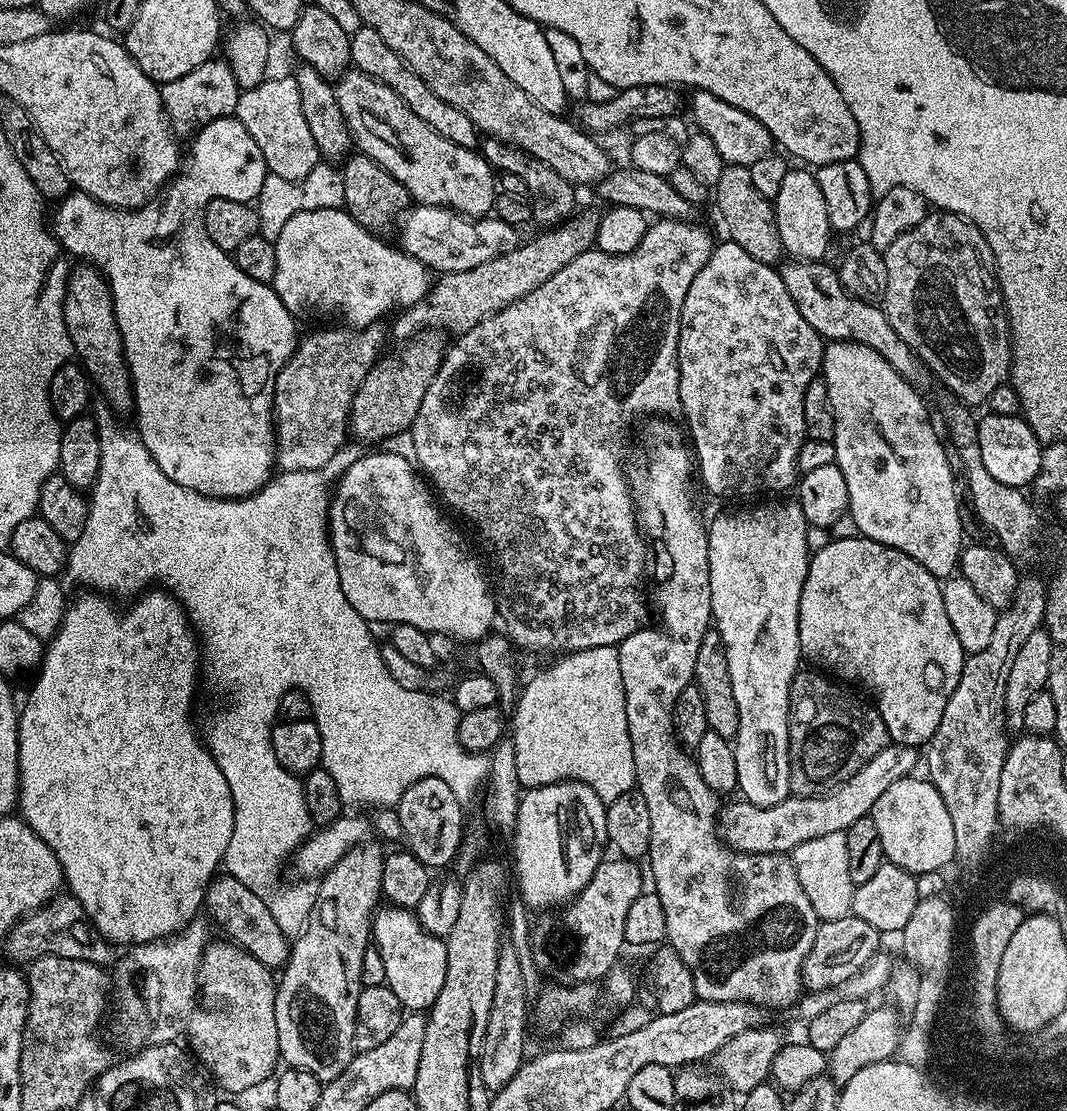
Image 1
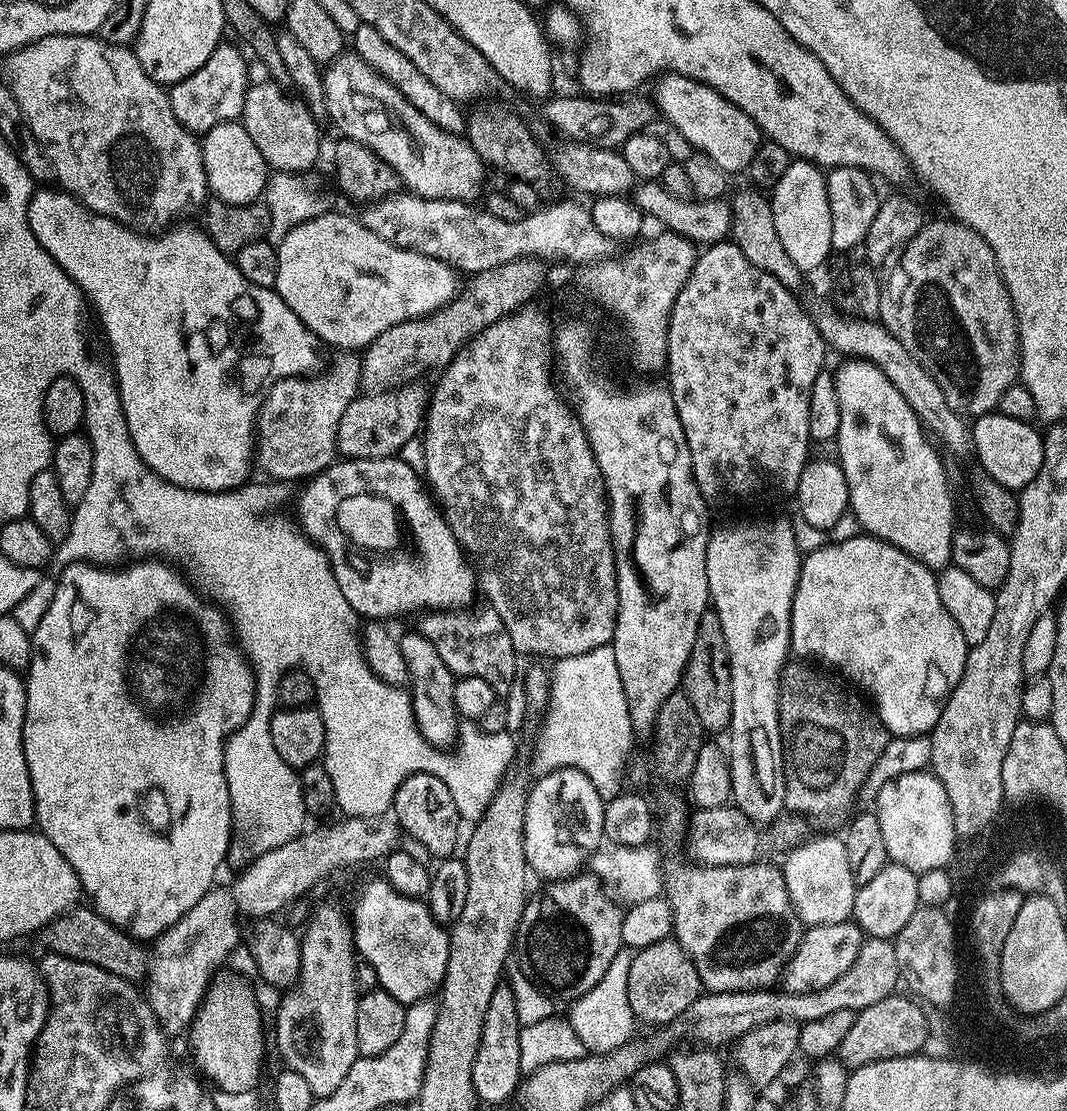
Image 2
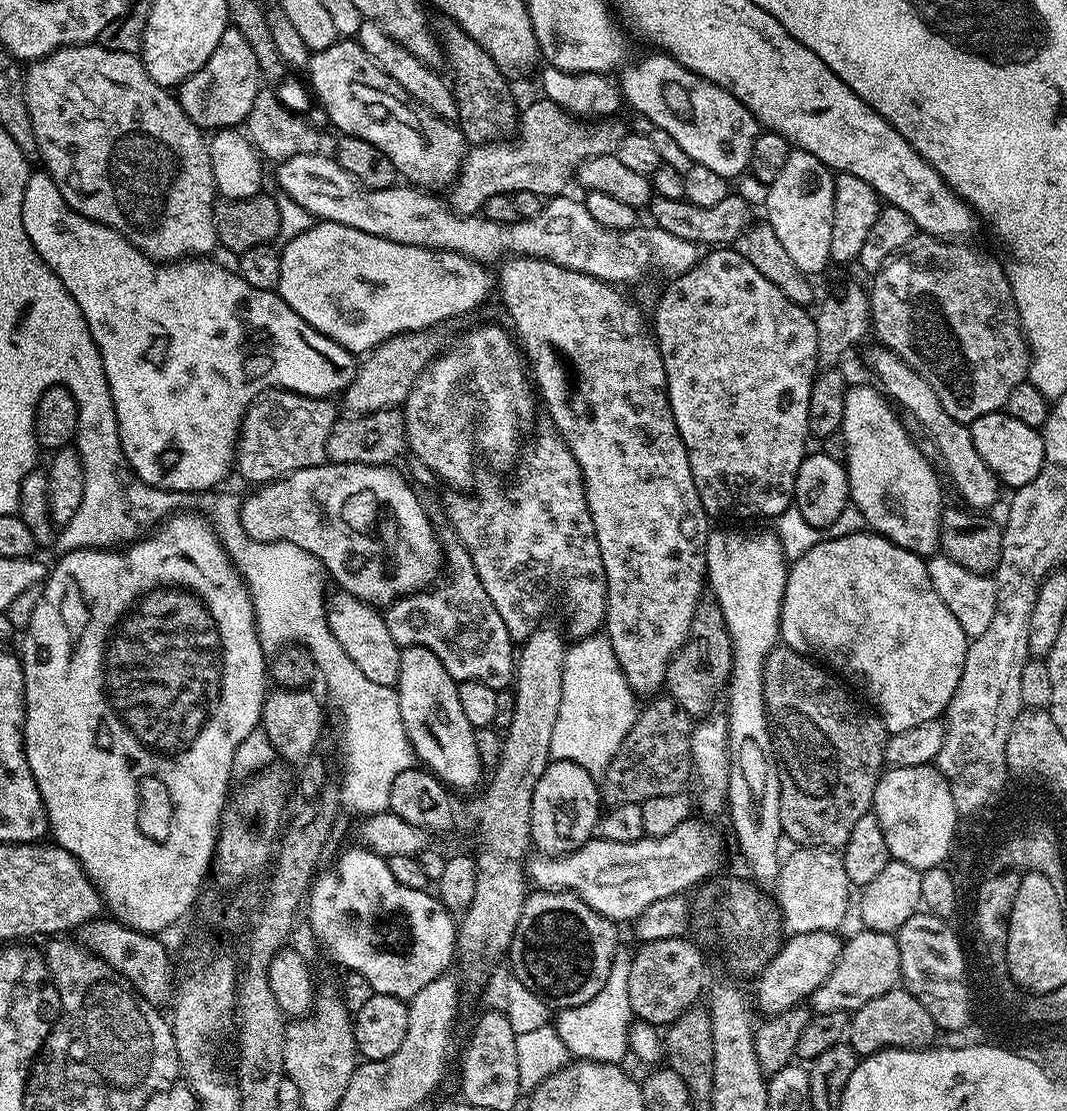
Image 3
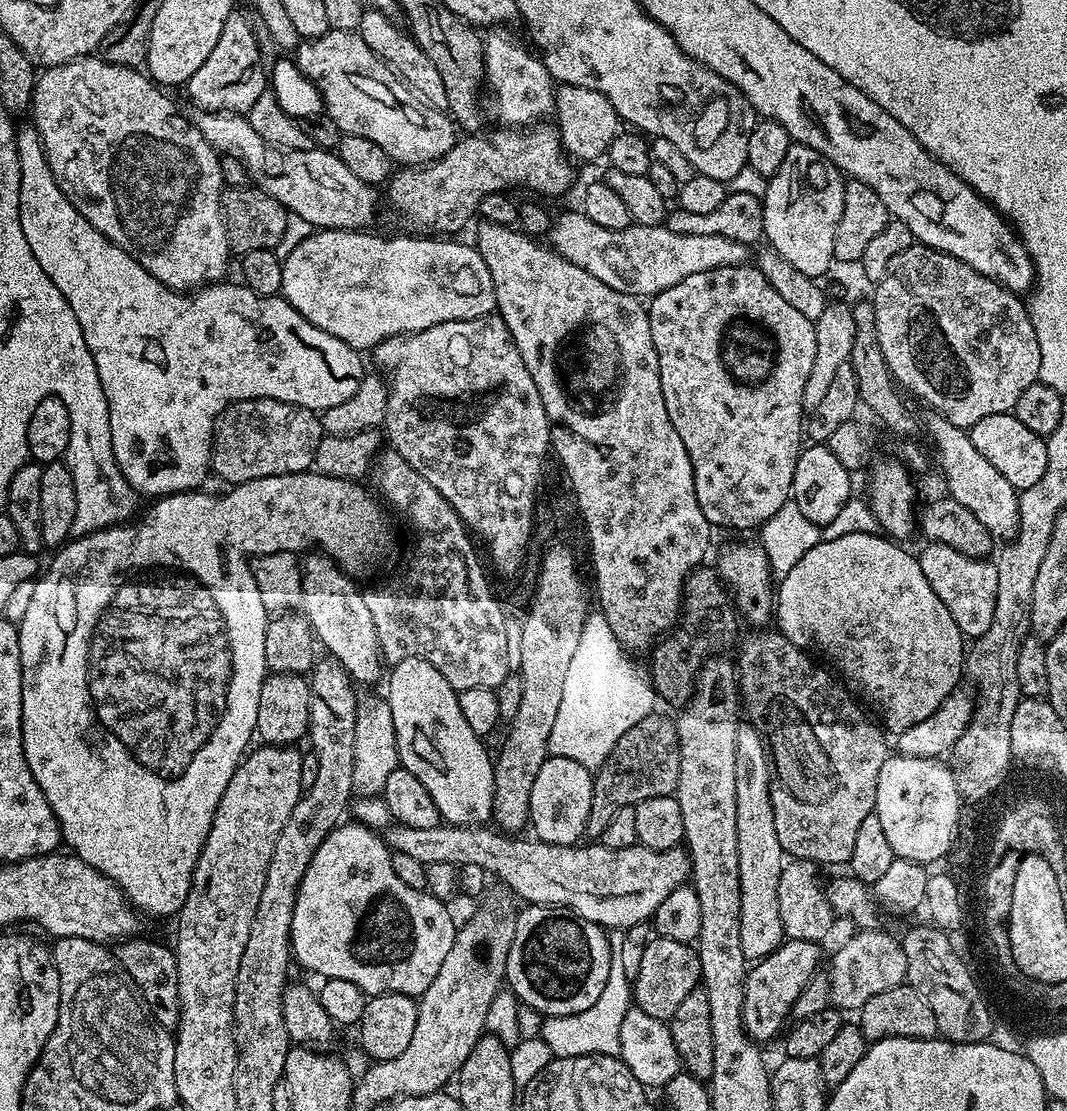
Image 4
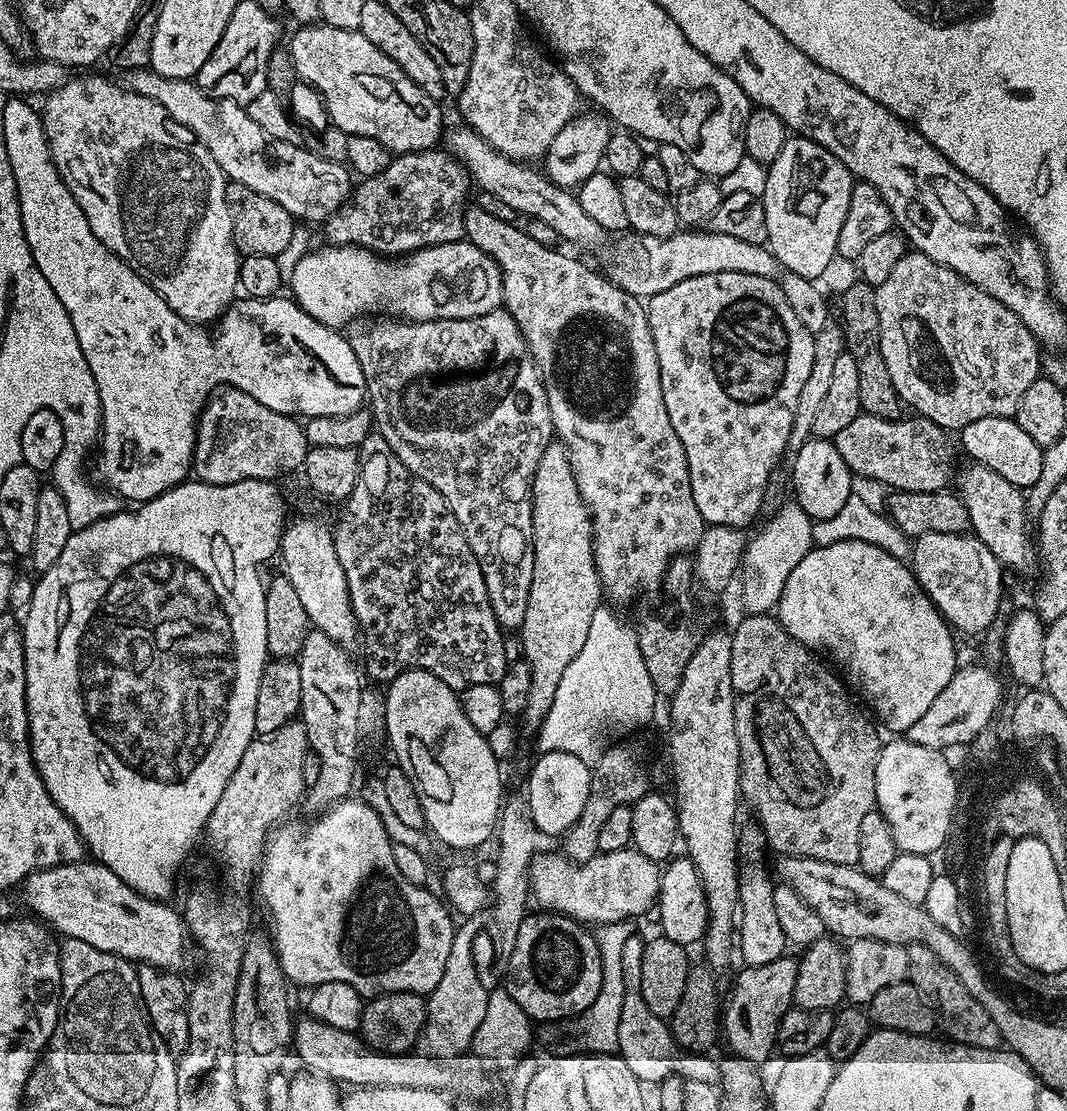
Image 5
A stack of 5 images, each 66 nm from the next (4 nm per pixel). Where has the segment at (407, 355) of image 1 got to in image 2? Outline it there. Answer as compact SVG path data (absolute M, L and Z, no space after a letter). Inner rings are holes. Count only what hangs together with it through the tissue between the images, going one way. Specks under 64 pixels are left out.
M409 382L398 388L391 388L388 392L370 392L357 395L355 400L346 406L342 413L342 422L338 422L338 438L336 439L336 451L341 457L349 460L373 460L374 458L386 458L396 456L412 439L417 439L421 431L426 415L426 405L430 399L429 393L424 392L420 382Z

